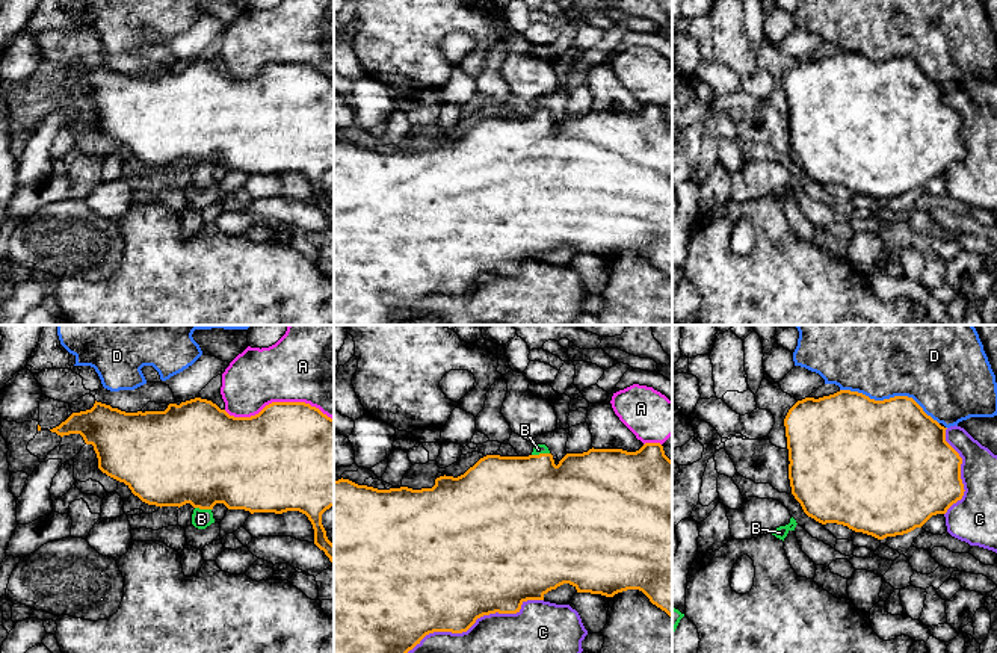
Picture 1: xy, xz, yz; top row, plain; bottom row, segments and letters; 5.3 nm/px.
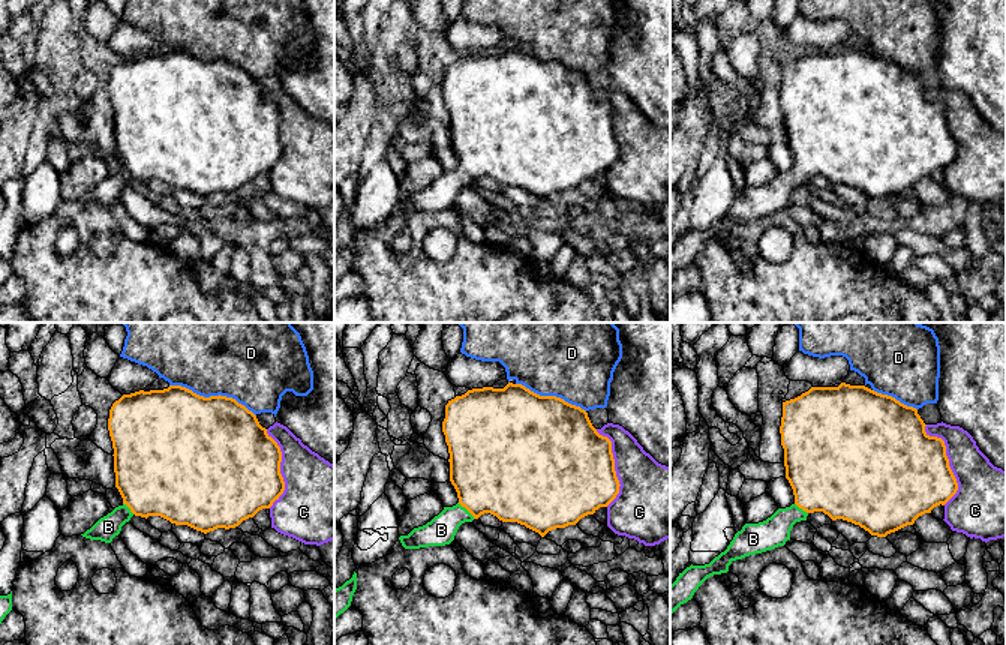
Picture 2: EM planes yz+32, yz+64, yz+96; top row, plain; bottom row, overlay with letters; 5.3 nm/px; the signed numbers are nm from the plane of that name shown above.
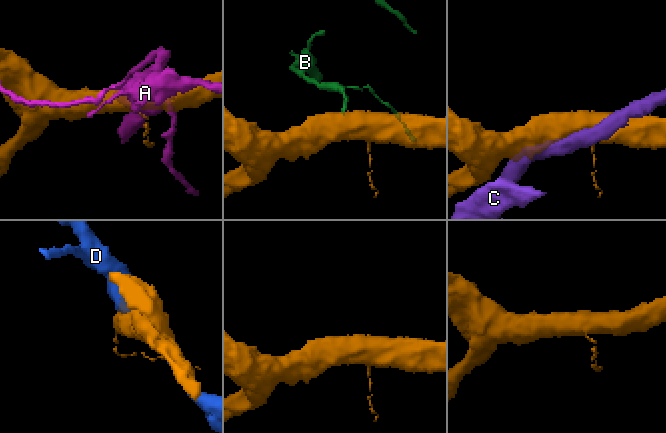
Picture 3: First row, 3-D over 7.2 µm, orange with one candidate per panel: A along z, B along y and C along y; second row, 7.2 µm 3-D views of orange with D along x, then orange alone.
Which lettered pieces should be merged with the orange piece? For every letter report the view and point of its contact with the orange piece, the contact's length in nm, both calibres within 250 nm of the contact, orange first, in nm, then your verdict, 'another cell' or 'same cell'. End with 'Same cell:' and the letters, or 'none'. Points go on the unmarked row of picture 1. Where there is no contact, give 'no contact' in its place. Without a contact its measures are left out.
A: contact xy (278, 64); length 600 nm; calibres 500 and 340 nm; another cell
B: contact xz (540, 115); length 100 nm; calibres 460 and 50 nm; same cell
C: contact xz (473, 284); length 800 nm; calibres 480 and 500 nm; another cell
D: contact yz (890, 59); length 550 nm; calibres 480 and 340 nm; another cell
Same cell: B

